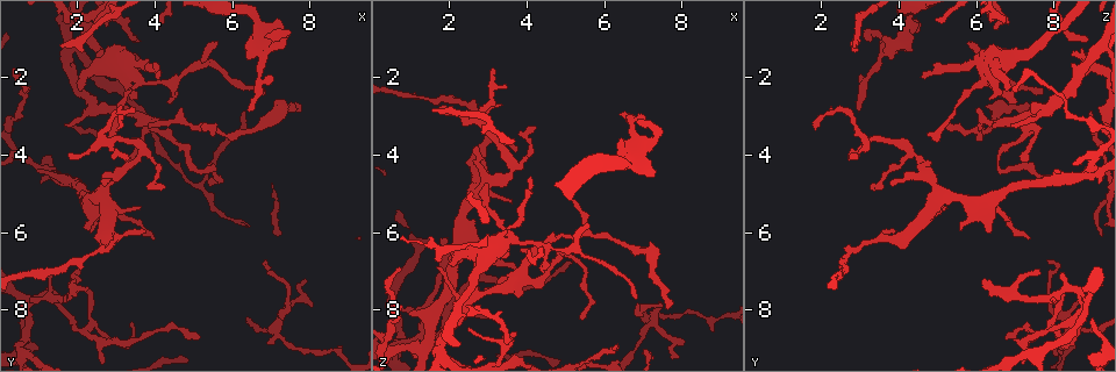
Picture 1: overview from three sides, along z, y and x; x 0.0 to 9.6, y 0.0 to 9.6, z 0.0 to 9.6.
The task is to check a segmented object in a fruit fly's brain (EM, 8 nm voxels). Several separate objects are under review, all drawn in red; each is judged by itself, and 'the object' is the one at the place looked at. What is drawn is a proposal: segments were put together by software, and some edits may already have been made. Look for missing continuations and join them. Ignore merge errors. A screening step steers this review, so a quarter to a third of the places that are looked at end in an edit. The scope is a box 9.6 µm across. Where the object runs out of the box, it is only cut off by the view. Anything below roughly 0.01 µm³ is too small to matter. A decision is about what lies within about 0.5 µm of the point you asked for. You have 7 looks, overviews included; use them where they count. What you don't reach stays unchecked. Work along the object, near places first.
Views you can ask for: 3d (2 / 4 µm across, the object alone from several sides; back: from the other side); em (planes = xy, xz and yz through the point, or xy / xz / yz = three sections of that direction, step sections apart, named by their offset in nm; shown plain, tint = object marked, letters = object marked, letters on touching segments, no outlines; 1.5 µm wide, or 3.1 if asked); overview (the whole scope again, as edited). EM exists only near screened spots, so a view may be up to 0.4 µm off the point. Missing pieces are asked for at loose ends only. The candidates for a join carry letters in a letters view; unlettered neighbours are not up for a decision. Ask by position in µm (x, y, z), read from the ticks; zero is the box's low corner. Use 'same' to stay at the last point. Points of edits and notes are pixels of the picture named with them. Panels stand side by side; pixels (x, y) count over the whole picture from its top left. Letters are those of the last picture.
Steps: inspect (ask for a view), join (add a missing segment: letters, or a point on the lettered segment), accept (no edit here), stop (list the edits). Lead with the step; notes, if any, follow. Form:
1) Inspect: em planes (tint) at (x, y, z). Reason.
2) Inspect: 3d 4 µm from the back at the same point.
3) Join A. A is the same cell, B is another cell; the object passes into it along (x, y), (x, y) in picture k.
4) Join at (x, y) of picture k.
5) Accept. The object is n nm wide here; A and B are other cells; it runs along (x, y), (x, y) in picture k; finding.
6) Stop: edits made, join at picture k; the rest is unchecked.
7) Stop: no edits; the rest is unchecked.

Inspect: em planes (tint) at (7.65, 2.85, 7.90). Free end.

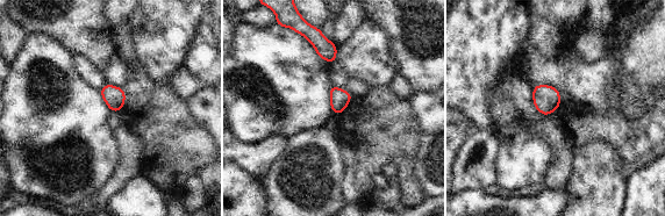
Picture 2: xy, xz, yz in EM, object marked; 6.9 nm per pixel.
Inspect: em planes (letters) at the same point. What lies round it.

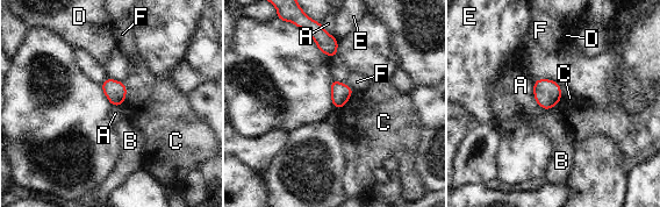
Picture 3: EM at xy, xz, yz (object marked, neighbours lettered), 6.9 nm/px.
Accept. The longest contact is with A, 220 nm; A, B, C, D, E and F are other cells; a border runs along (533, 80), (533, 99), (545, 109) in picture 3; no lettered segment goes on from it.

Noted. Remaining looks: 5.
Inspect: em planes (letters) at (2.50, 1.40, 8.45). Free end.

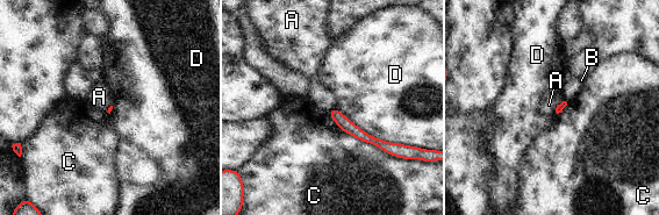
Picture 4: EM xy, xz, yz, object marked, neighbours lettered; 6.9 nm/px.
Accept. A, B, C and D are other cells; it runs along (332, 112), (351, 129), (389, 148) in picture 4; none of them fits.

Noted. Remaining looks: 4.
Inspect: 3d 2 µm from the back at (4.25, 4.80, 3.35). An open end.

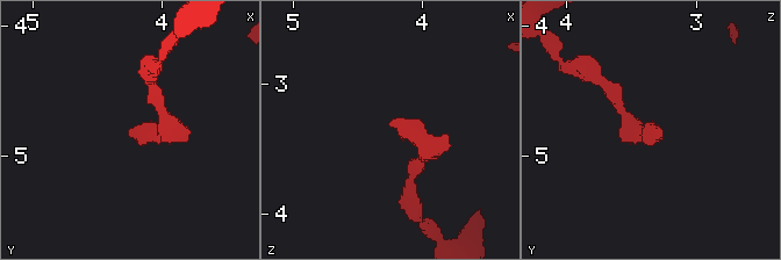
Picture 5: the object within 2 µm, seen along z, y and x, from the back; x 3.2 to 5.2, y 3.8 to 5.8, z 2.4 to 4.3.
Inspect: em yz step 4 (tint) at (4.26, 4.88, 3.28). Shape alone is not enough.

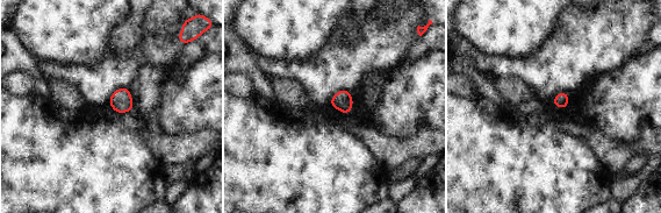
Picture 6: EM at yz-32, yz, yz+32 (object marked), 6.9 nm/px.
Inspect: em planes (letters) at the same point. Cut it another way.

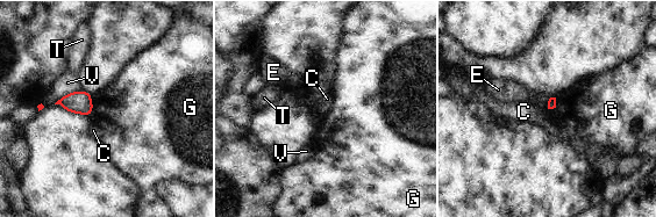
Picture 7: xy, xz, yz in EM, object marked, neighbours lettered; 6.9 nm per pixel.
Accept. C, E, G, T and V are other cells; no lettered segment goes on from it.

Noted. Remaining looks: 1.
Stop: no edits; the rest is unchecked.

